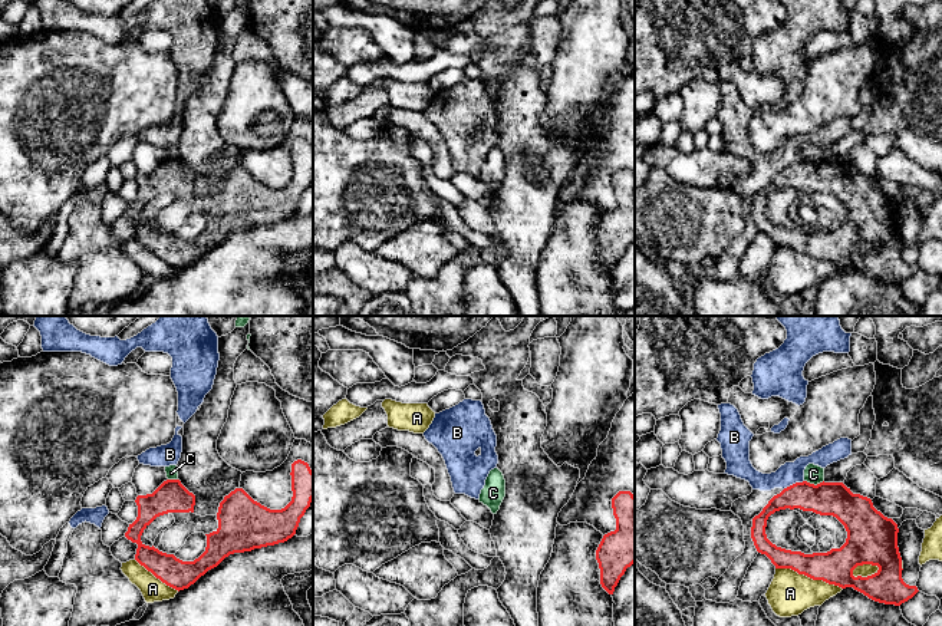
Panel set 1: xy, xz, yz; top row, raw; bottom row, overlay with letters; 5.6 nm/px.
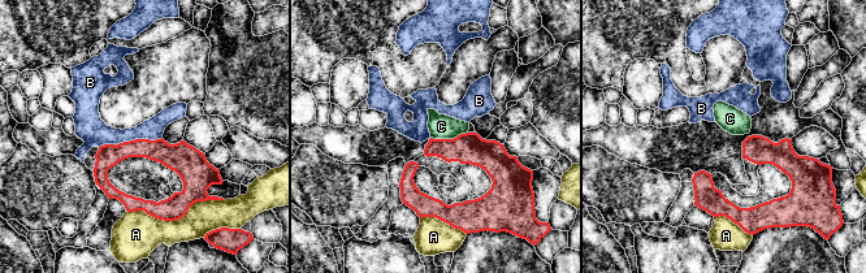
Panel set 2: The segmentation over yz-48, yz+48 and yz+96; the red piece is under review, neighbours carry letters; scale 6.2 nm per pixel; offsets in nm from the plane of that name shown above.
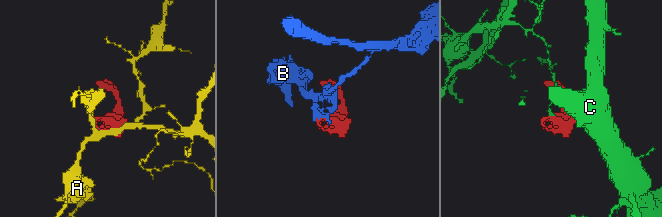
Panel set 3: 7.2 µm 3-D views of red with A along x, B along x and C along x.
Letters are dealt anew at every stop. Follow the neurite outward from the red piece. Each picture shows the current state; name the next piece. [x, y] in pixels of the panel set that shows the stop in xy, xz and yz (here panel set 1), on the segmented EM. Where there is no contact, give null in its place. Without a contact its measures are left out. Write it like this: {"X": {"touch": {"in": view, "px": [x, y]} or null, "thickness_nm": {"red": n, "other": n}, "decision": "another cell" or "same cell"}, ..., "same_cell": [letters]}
{"A": {"touch": {"in": "yz", "px": [809, 576]}, "thickness_nm": {"red": 190, "other": 240}, "decision": "another cell"}, "B": {"touch": {"in": "yz", "px": [793, 484]}, "thickness_nm": {"red": 190, "other": 120}, "decision": "another cell"}, "C": {"touch": {"in": "yz", "px": [813, 484]}, "thickness_nm": {"red": 190, "other": 110}, "decision": "another cell"}, "same_cell": []}

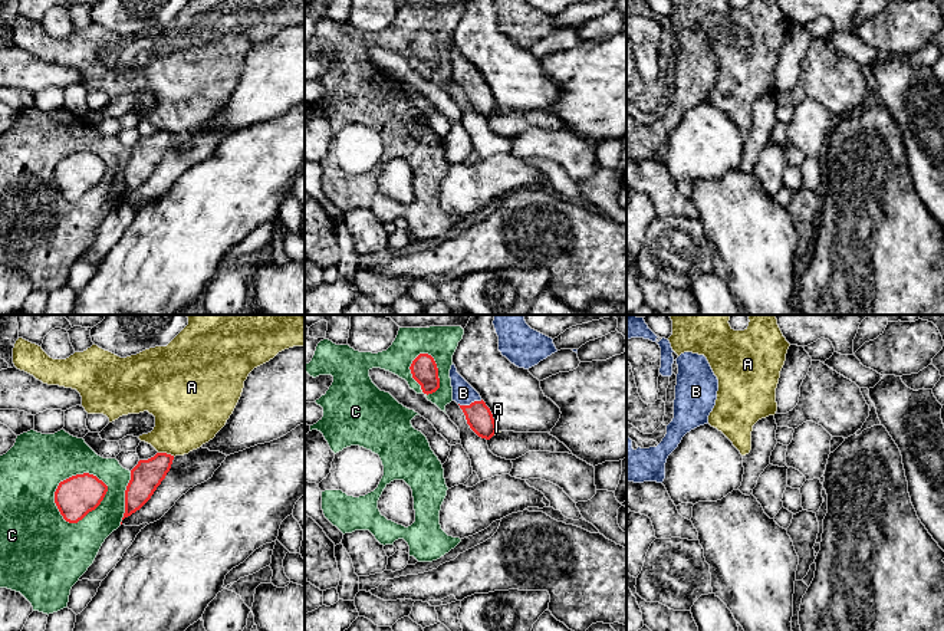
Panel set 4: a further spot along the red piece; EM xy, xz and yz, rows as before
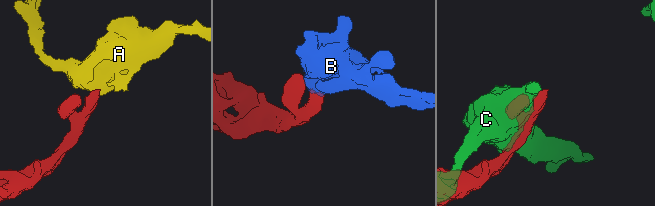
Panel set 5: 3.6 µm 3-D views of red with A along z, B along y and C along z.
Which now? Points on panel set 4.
{"A": {"touch": {"in": "xy", "px": [165, 453]}, "thickness_nm": {"red": 170, "other": 360}, "decision": "another cell"}, "B": {"touch": {"in": "xz", "px": [472, 403]}, "thickness_nm": {"red": 150, "other": 120}, "decision": "same cell"}, "C": {"touch": {"in": "xy", "px": [73, 476]}, "thickness_nm": {"red": 220, "other": 340}, "decision": "another cell"}, "same_cell": ["B"]}

